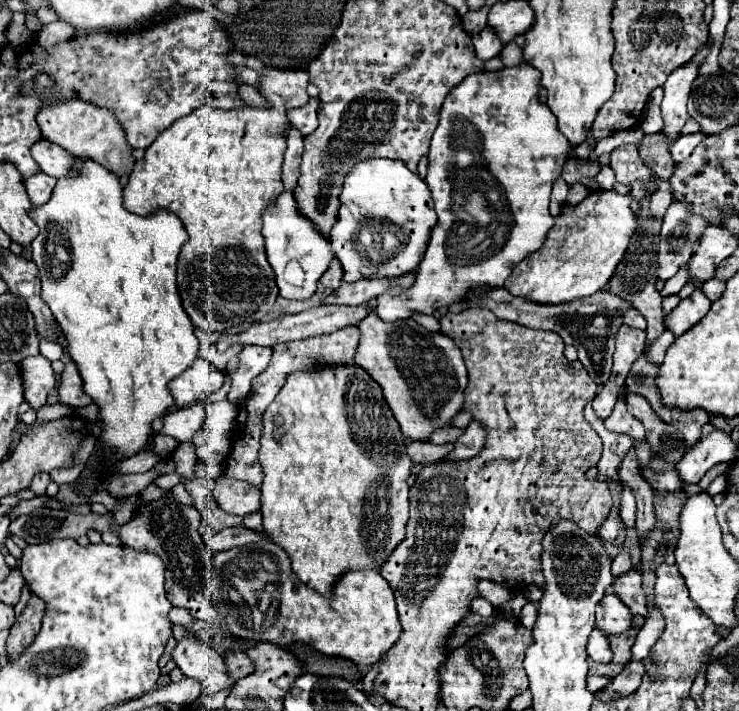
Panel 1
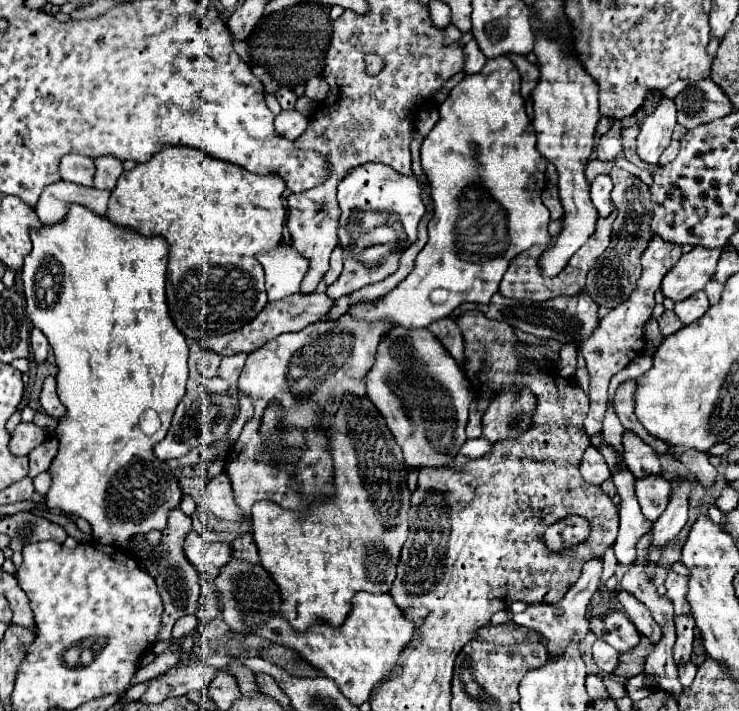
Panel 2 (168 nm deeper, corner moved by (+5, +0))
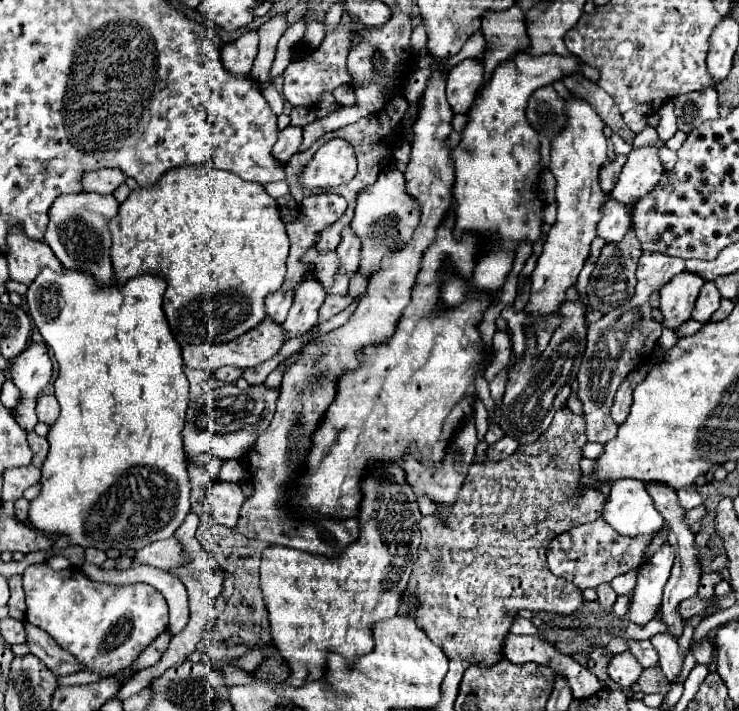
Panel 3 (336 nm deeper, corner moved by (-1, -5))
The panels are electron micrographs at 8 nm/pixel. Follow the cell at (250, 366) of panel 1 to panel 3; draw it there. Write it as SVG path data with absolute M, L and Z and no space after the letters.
M222 366L222 368L218 368L212 376L214 376L216 380L224 382L224 384L232 384L232 382L236 382L236 380L242 376L242 370L236 368L236 366Z

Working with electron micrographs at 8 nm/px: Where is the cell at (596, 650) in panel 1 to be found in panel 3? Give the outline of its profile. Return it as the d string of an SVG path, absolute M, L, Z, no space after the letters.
M630 652L612 656L612 660L608 664L610 678L624 688L630 688L634 684L634 680L638 680L640 672L642 672L642 666L638 664L638 660L634 660L634 656Z

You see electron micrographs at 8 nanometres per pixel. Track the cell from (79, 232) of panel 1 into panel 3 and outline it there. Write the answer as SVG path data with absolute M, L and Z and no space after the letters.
M42 268L36 280L28 286L26 302L30 308L32 322L36 324L38 332L42 334L44 342L54 350L54 356L60 364L60 374L58 380L54 382L56 388L56 398L60 402L60 416L52 424L48 442L50 442L50 452L48 458L42 466L42 492L36 500L30 502L30 512L28 518L34 528L42 532L58 532L58 534L68 534L72 544L80 544L82 548L94 546L100 550L126 550L126 548L144 548L150 542L156 540L166 540L170 538L176 528L184 522L186 514L190 512L190 480L186 474L186 454L182 454L182 428L186 420L186 408L188 408L188 378L184 374L184 362L182 362L182 348L174 340L170 326L166 322L164 310L162 310L162 296L166 290L166 280L160 274L140 274L136 278L126 280L124 284L108 284L108 286L98 286L96 278L92 278L86 272L64 268L60 272Z

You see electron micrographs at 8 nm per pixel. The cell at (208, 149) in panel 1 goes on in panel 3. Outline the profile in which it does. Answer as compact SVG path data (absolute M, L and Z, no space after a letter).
M182 166L174 168L172 172L166 172L154 186L138 186L130 192L130 196L120 204L118 214L110 220L110 232L112 232L112 266L114 266L114 278L116 282L126 282L128 278L134 278L144 272L154 272L166 276L168 288L164 292L164 314L168 318L168 324L172 328L174 338L186 346L186 344L202 344L202 342L226 342L234 340L240 334L252 330L256 324L260 324L266 318L266 306L264 298L278 290L284 282L286 274L286 256L288 256L288 234L286 224L282 220L282 208L276 198L272 198L266 188L258 182L246 182L240 176L234 176L230 172L222 172L218 168L208 166Z

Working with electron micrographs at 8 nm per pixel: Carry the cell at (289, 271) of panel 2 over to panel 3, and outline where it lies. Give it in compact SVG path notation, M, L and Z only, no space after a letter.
M282 290L272 292L270 296L266 296L266 318L284 322L292 302L294 302L294 290L290 290L290 292L282 292Z

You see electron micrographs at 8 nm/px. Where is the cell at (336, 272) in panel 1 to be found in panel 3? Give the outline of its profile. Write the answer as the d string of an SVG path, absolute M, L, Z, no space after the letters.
M350 226L346 228L344 236L342 236L342 244L338 244L338 250L336 250L336 256L340 260L340 266L334 274L334 278L340 278L340 276L352 276L358 268L358 260L360 260L360 240L354 236L354 232L350 230Z

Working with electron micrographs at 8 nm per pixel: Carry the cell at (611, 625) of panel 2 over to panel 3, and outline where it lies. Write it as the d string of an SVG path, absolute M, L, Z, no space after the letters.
M628 640L628 650L634 654L634 658L644 666L658 666L658 654L652 648L650 640Z

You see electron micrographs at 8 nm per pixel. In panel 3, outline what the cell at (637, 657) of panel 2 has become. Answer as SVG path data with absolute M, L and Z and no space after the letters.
M660 666L644 668L642 674L640 674L640 678L636 680L636 684L632 684L632 690L634 692L640 690L640 692L646 692L646 694L652 694L652 692L666 694L670 690L670 682L662 674L662 668Z

